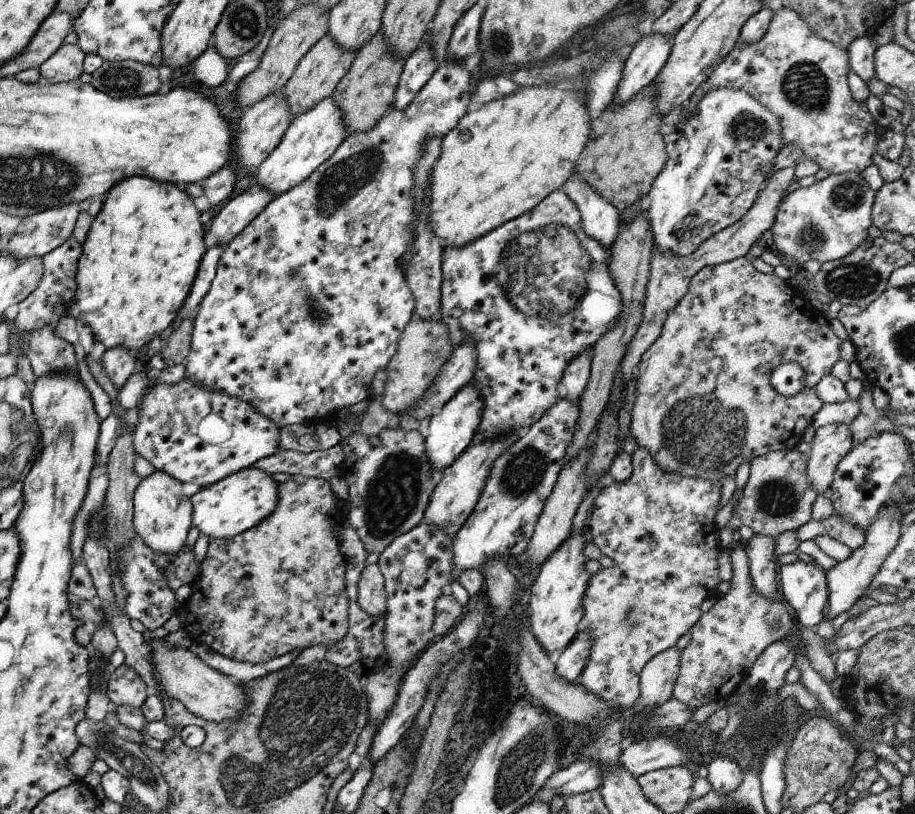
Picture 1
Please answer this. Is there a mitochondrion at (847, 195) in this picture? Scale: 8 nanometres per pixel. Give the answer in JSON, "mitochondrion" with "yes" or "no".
{"mitochondrion":"yes"}

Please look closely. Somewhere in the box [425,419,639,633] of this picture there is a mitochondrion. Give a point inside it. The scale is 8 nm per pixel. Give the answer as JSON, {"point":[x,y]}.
{"point":[521,475]}

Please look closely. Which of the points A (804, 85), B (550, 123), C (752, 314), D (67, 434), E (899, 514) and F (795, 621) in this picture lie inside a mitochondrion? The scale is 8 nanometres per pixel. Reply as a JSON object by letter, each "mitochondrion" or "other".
{"A":"mitochondrion","B":"other","C":"other","D":"mitochondrion","E":"other","F":"other"}

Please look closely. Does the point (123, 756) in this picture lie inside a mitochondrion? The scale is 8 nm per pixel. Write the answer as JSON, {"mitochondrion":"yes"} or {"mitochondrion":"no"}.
{"mitochondrion":"yes"}

